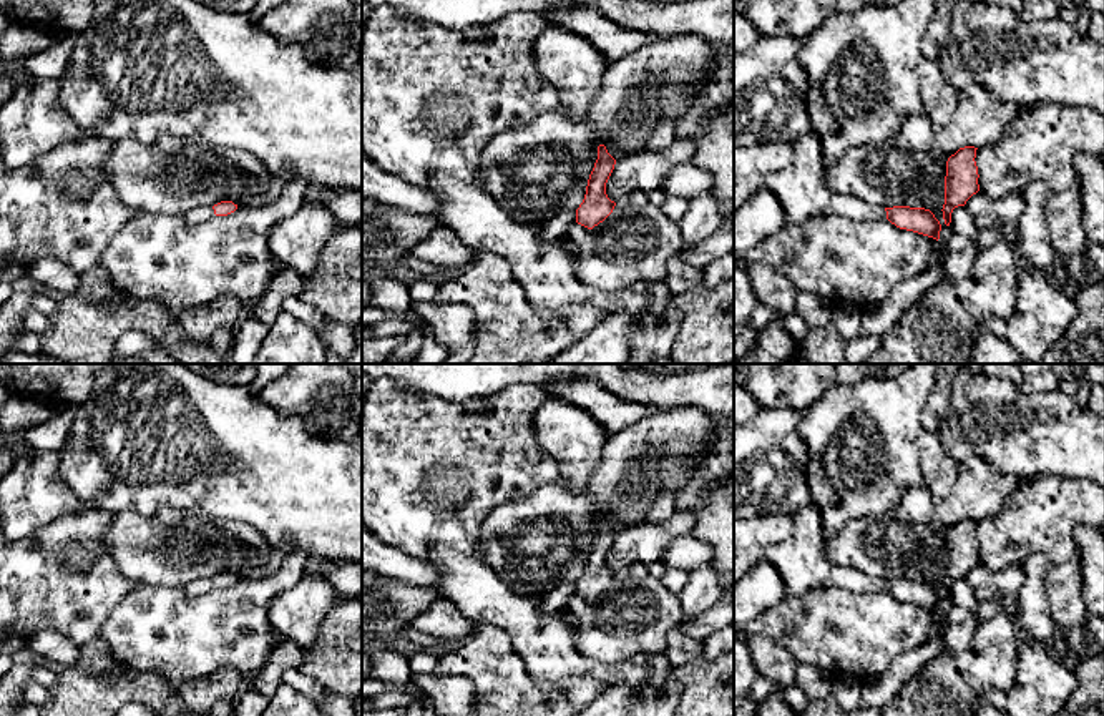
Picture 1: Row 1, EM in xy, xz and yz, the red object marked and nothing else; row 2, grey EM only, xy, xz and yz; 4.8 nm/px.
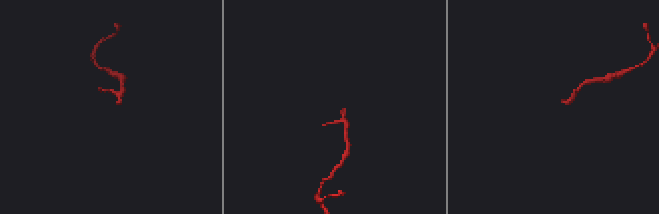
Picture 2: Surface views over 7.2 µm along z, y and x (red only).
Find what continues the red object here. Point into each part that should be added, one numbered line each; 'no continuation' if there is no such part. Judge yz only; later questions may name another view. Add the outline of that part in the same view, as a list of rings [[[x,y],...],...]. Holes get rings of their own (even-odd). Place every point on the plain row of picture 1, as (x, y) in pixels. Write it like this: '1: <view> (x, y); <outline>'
1: yz (802, 560); [[[813,502],[794,512],[792,520],[792,533],[785,540],[772,543],[764,553],[764,558],[782,575],[789,595],[802,595],[822,586],[852,591],[887,590],[883,578],[842,568],[828,558],[820,528],[822,515]]]

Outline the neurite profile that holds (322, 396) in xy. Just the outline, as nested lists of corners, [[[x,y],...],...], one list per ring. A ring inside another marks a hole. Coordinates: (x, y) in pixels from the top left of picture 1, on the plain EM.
[[[292,364],[254,397],[279,415],[299,417],[310,435],[337,440],[360,435],[360,399],[344,364]]]

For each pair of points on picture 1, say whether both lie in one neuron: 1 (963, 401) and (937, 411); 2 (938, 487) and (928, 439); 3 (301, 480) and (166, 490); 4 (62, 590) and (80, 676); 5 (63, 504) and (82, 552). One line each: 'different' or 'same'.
1: different
2: same
3: same
4: different
5: different

